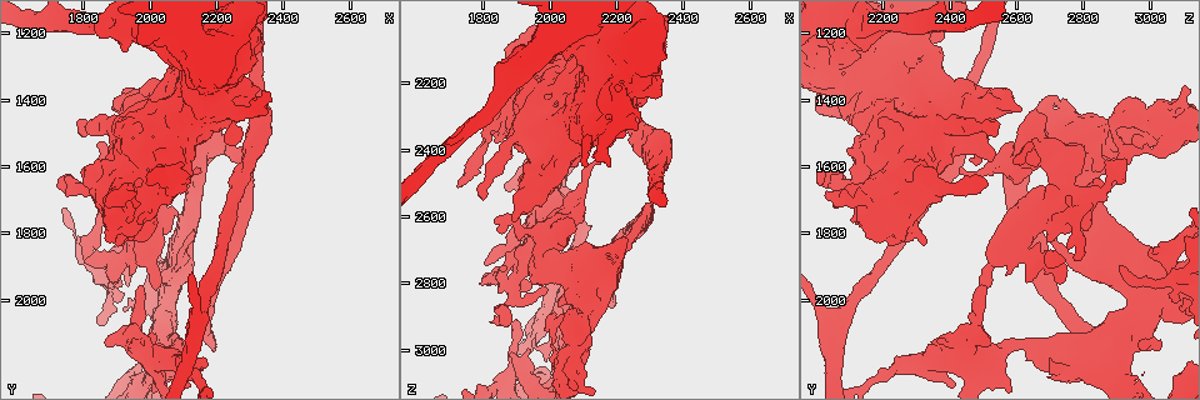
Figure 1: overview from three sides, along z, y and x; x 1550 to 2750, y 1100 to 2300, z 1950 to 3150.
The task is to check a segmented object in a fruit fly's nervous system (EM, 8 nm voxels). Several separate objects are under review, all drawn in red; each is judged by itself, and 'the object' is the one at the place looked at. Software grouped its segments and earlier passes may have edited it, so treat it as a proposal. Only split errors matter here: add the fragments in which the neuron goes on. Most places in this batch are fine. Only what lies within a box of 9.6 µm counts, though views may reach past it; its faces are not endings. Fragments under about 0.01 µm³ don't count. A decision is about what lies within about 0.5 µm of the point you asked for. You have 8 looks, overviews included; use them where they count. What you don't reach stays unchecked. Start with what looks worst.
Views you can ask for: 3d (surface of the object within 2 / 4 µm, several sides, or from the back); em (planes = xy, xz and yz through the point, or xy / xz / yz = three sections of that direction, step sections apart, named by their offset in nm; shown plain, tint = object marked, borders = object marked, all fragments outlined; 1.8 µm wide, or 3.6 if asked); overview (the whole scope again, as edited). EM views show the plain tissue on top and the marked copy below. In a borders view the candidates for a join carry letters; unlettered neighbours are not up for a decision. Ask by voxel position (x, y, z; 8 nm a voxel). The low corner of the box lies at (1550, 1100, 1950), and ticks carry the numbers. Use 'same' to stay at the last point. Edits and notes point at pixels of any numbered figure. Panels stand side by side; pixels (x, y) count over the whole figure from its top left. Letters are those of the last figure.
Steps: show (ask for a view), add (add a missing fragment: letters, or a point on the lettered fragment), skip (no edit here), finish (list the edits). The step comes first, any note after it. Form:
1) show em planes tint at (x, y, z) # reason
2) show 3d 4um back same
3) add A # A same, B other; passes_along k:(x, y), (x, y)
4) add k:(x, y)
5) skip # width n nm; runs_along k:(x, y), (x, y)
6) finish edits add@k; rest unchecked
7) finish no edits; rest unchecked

show em planes borders at (1940, 2150, 2970) # free end

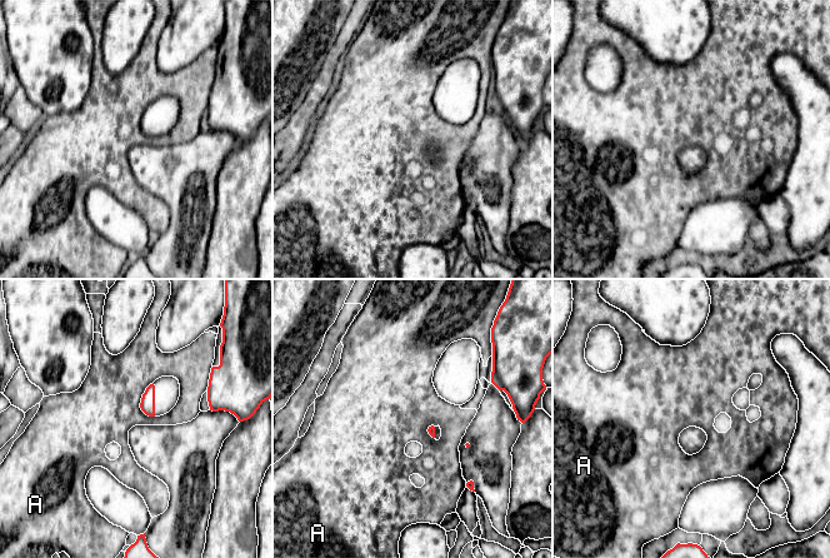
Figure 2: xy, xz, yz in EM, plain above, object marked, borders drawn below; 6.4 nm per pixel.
skip # A other; border 2:(153, 382), (140, 403), (149, 417); no lettered fragment goes on from it

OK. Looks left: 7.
show em planes tint at (1890, 1910, 2910)

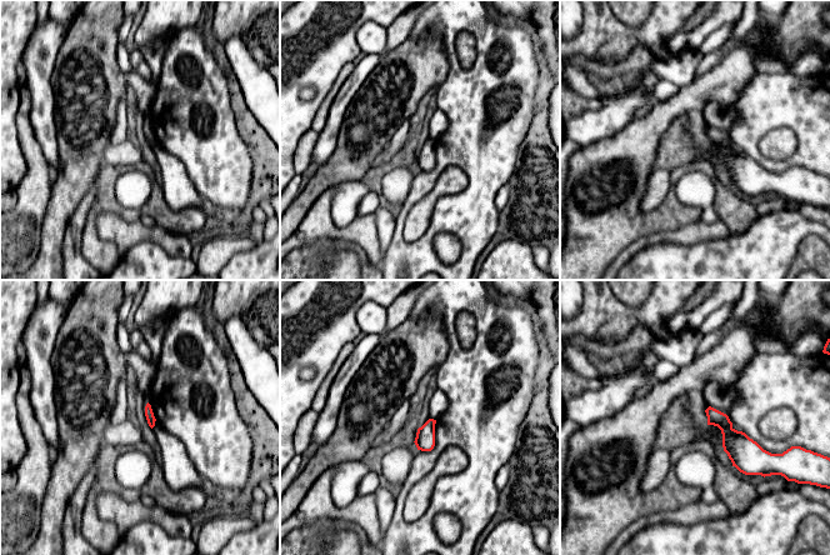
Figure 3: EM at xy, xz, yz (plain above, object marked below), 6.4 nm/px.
show em planes borders same # what lies round it

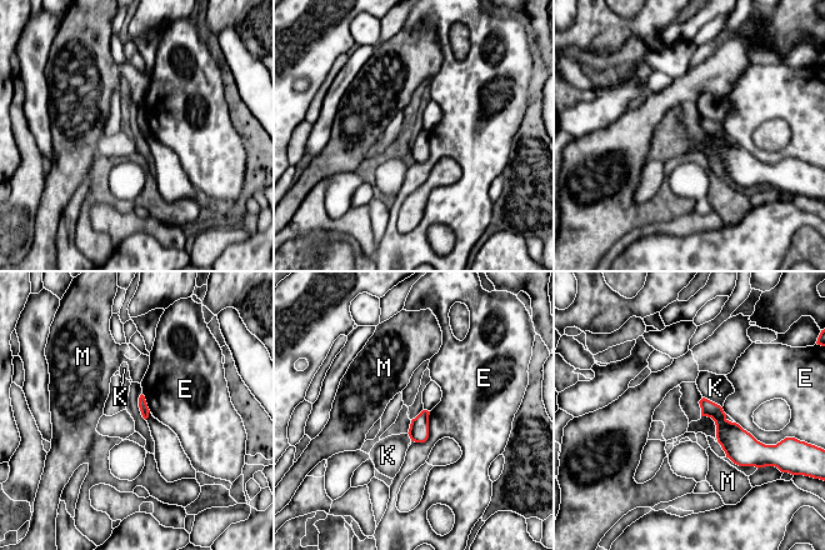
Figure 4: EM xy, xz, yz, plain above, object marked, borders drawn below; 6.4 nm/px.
skip # longest_contact E 240 nm; E other, K other, M other; no lettered fragment goes on from it

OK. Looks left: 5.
show 3d 4um at (1940, 1210, 2140) # calibre changes

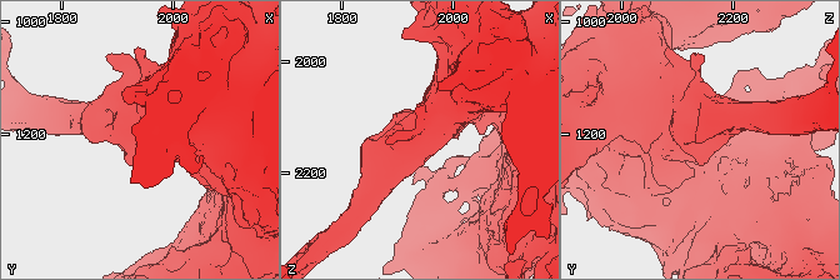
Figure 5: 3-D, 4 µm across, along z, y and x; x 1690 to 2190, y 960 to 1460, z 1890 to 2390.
show em 3.6um xz step 4 borders same # now the EM

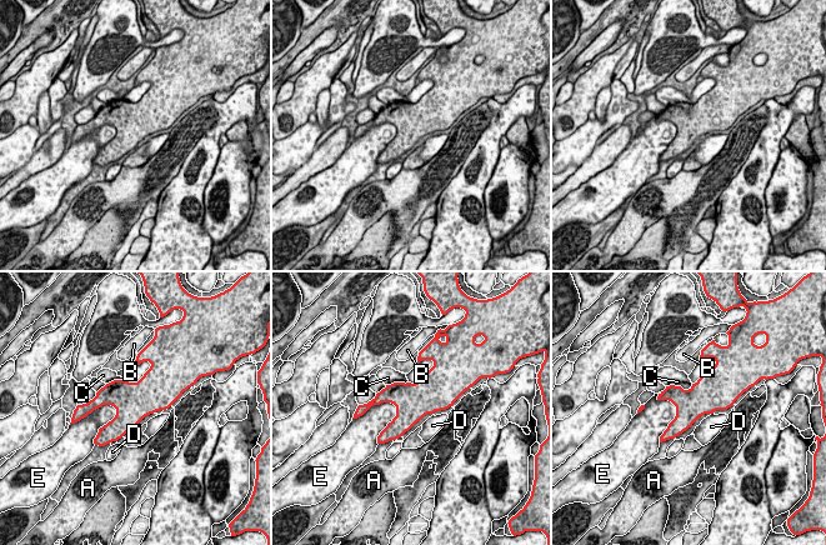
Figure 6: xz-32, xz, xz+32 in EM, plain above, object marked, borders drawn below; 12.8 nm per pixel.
skip # A other, B other, C other, D other, E other; no lettered fragment goes on from it

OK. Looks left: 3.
show em planes borders at (2190, 2160, 2850) # end of a long branch

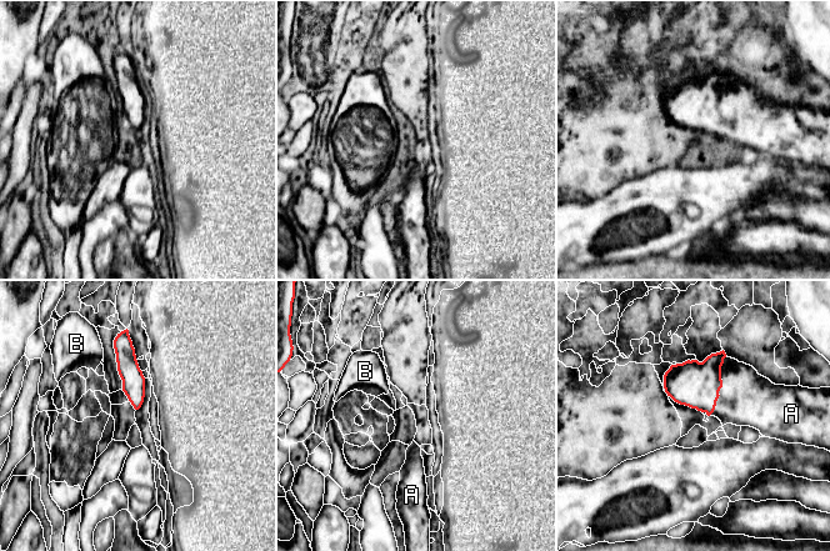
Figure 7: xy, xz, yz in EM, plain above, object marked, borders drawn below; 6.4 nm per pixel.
add A # A same, B other; passes_along 7:(694, 384), (721, 385), (746, 399); the neuron continues

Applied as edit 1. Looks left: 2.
finish edits add@7; rest unchecked

